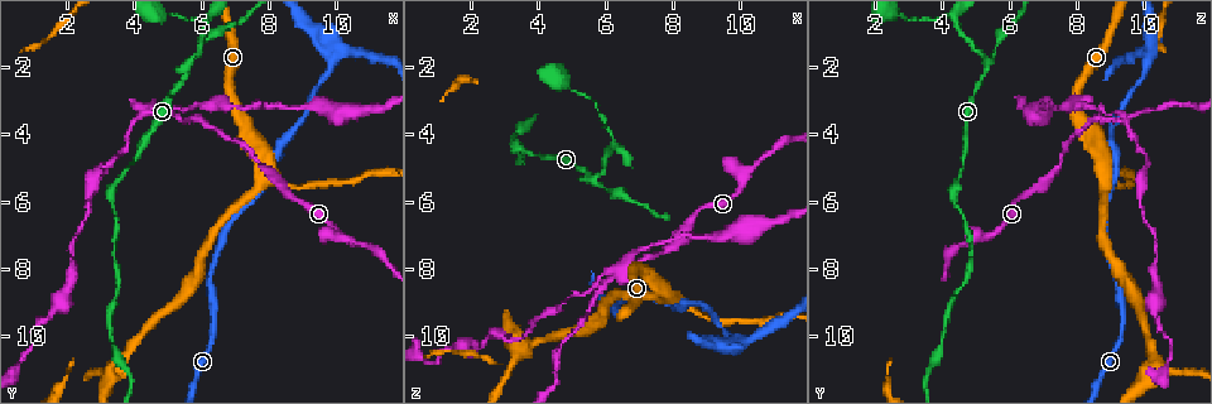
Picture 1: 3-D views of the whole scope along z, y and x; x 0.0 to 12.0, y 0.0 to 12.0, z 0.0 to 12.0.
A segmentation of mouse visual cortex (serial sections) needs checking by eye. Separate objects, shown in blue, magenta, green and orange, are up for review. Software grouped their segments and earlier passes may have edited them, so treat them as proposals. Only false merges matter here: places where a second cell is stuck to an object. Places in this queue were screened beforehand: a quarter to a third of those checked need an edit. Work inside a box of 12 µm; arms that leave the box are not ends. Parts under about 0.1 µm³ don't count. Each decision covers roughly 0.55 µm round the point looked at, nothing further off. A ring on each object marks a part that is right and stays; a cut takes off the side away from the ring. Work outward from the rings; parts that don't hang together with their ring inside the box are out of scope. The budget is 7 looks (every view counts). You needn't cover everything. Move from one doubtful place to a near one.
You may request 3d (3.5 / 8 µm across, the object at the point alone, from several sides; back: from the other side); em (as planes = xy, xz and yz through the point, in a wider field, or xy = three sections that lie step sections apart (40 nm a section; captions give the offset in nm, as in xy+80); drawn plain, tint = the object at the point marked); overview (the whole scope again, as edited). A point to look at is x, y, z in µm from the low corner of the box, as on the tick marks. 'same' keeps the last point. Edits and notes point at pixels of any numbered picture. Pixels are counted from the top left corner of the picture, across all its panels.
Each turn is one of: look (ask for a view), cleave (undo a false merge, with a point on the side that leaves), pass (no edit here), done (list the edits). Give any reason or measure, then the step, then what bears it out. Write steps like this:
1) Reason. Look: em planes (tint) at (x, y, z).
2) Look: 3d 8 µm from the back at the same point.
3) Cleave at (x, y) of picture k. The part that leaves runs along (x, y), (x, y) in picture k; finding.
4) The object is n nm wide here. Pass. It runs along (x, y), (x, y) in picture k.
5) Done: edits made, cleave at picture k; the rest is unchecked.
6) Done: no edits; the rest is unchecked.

A fork. Look: 3d 8 µm at (5.7, 1.9, 5.2).

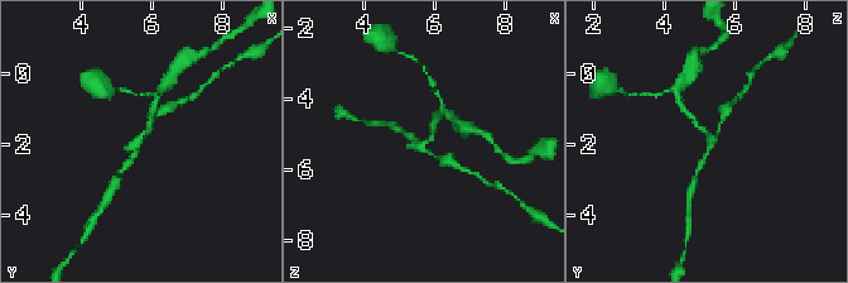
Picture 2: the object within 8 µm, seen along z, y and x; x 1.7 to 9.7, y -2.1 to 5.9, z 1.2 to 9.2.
Closer look. Look: 3d 3.5 µm at (5.6, 1.9, 5.3).

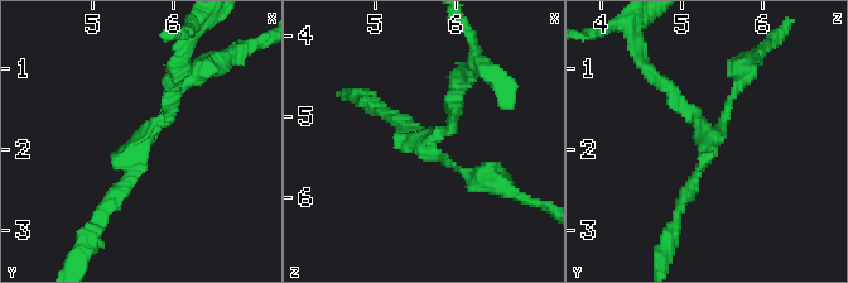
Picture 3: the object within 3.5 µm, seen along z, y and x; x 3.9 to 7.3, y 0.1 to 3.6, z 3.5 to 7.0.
3 arms meet here; the arms are 100, 150, 200 nm wide. Look: em xy step 2 (tint) at (5.60, 1.95, 5.30).

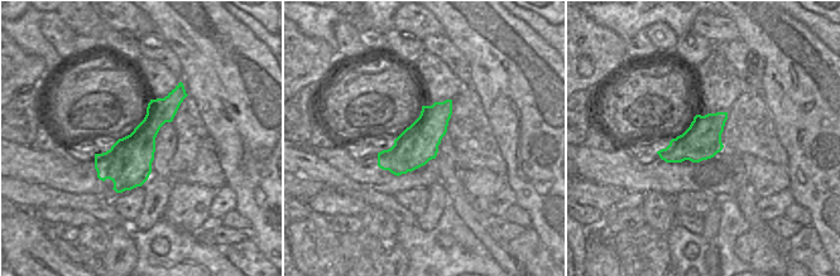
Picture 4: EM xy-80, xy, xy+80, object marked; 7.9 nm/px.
Cleave at (735, 91) of picture 3. Two cells meet here.

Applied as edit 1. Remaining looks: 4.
Look: overview.

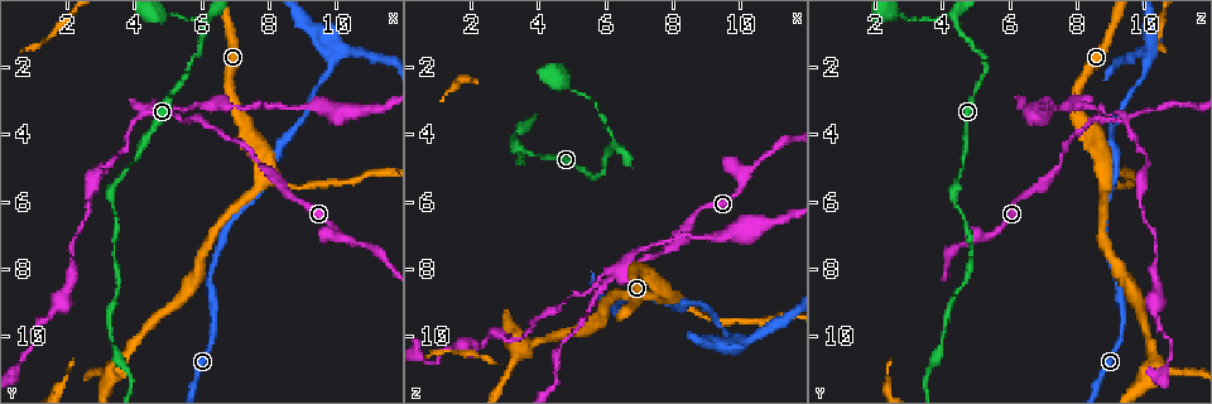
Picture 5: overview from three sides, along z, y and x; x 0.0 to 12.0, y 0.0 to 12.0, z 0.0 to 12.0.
A narrow waist. Look: 3d 3.5 µm at (5.8, 3.5, 8.7).

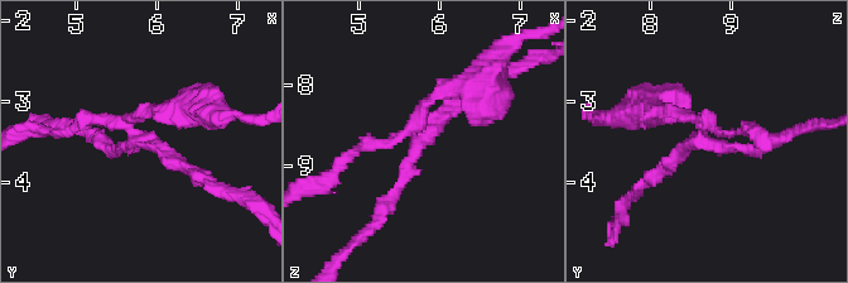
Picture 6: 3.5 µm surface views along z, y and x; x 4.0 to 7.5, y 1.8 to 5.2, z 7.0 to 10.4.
4 arms meet here; the arms are 150, 150, 150, 200 nm wide; now the EM. Look: em xy step 2 (tint) at (5.75, 3.50, 8.65).

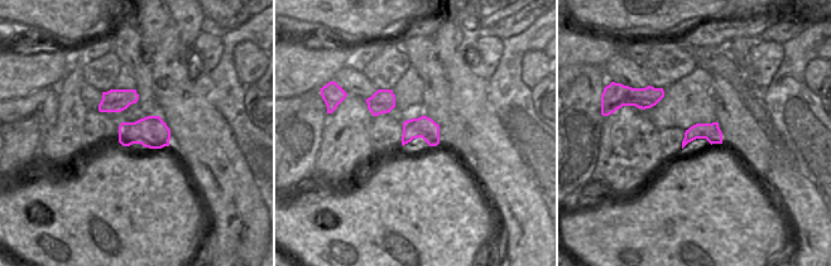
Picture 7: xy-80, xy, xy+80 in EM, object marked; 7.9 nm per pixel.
Cleave at (430, 99) of picture 6. The part that leaves runs along (414, 132), (422, 105), (472, 86), (496, 57) in picture 6; two cells meet here.

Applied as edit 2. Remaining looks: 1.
Done: edits made, cleave at picture 3, cleave at picture 6; the rest is unchecked.

